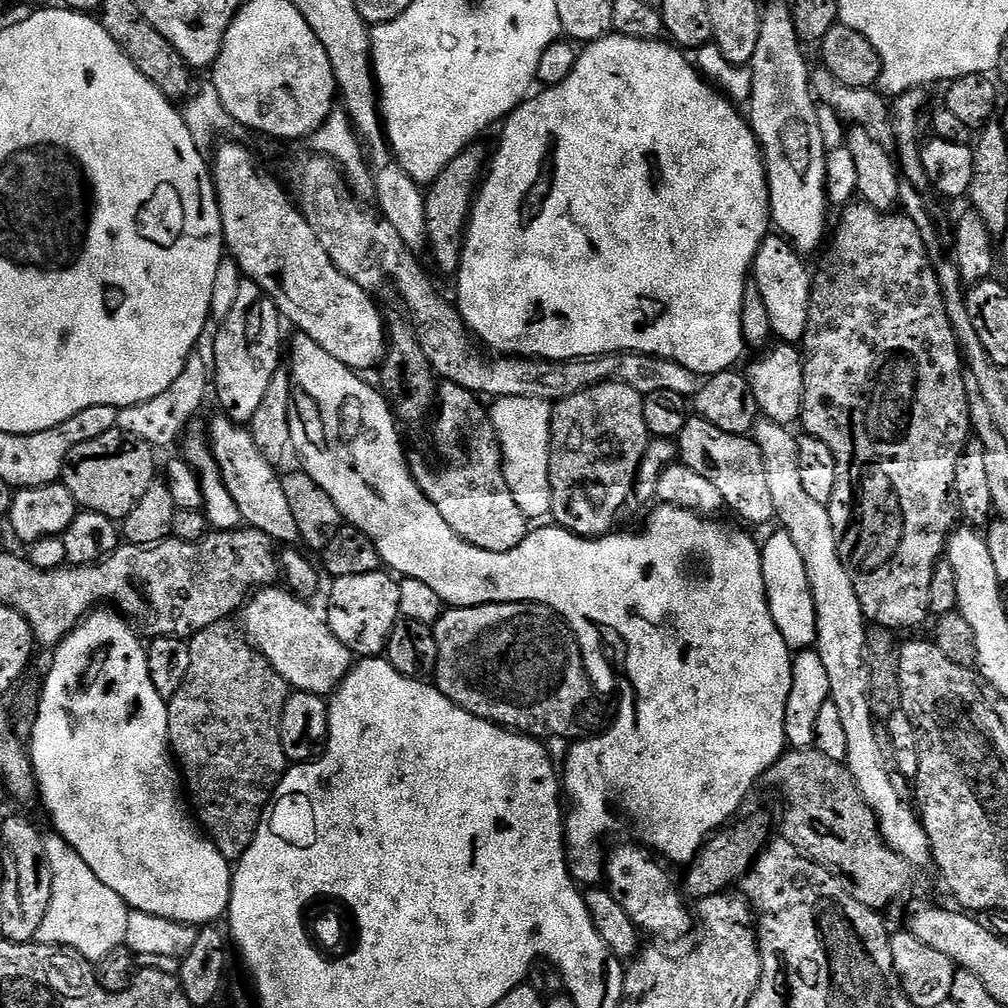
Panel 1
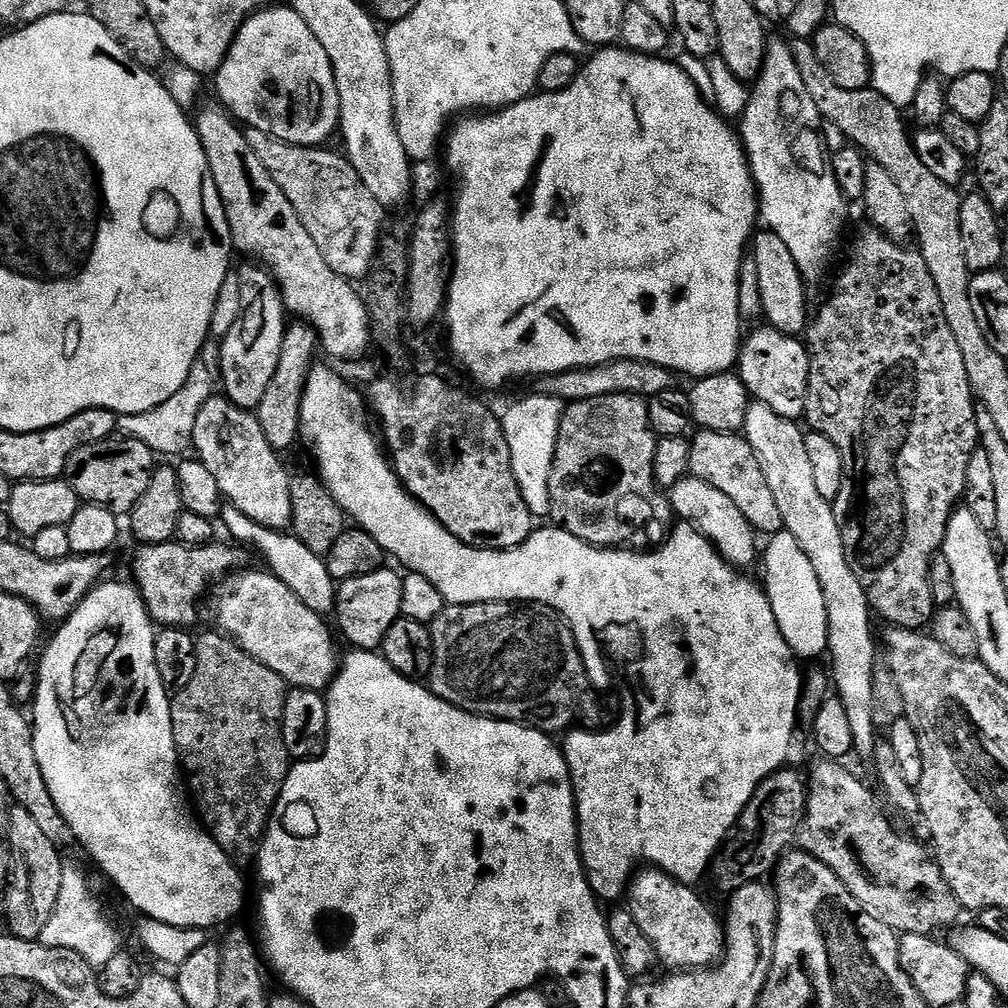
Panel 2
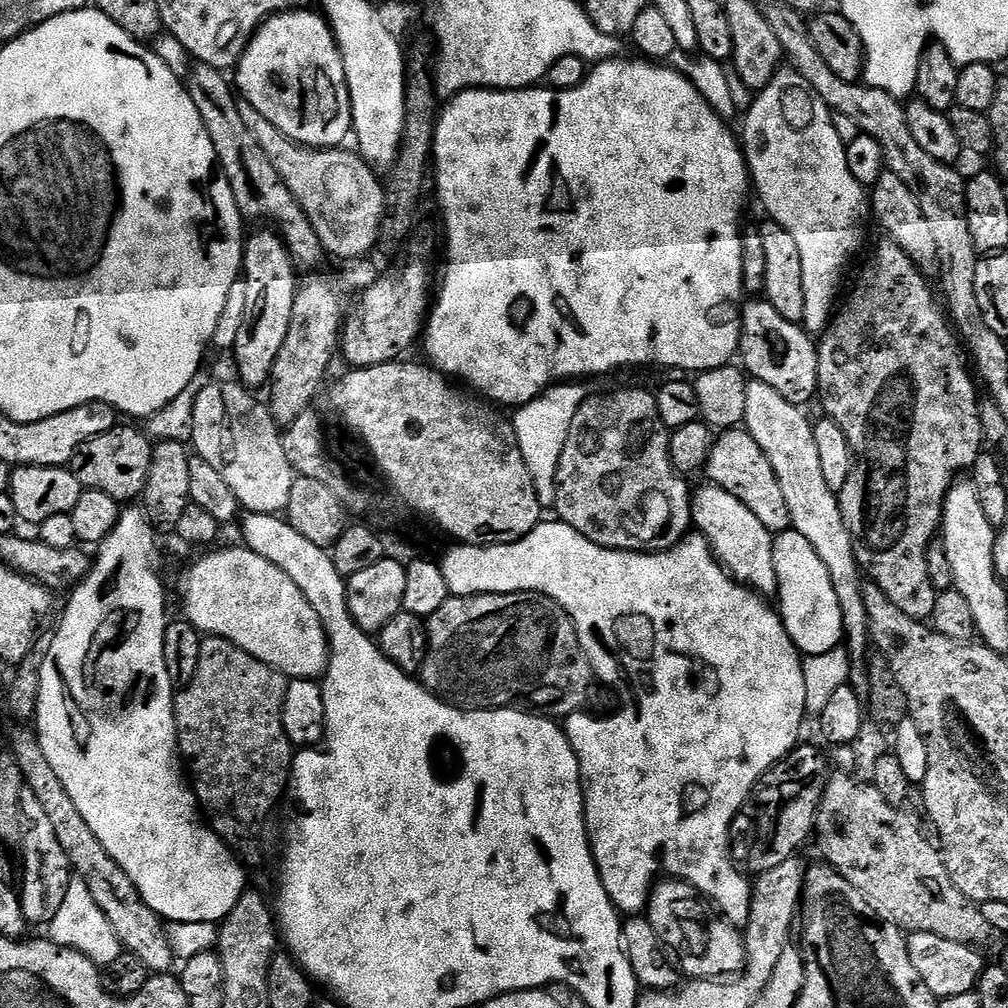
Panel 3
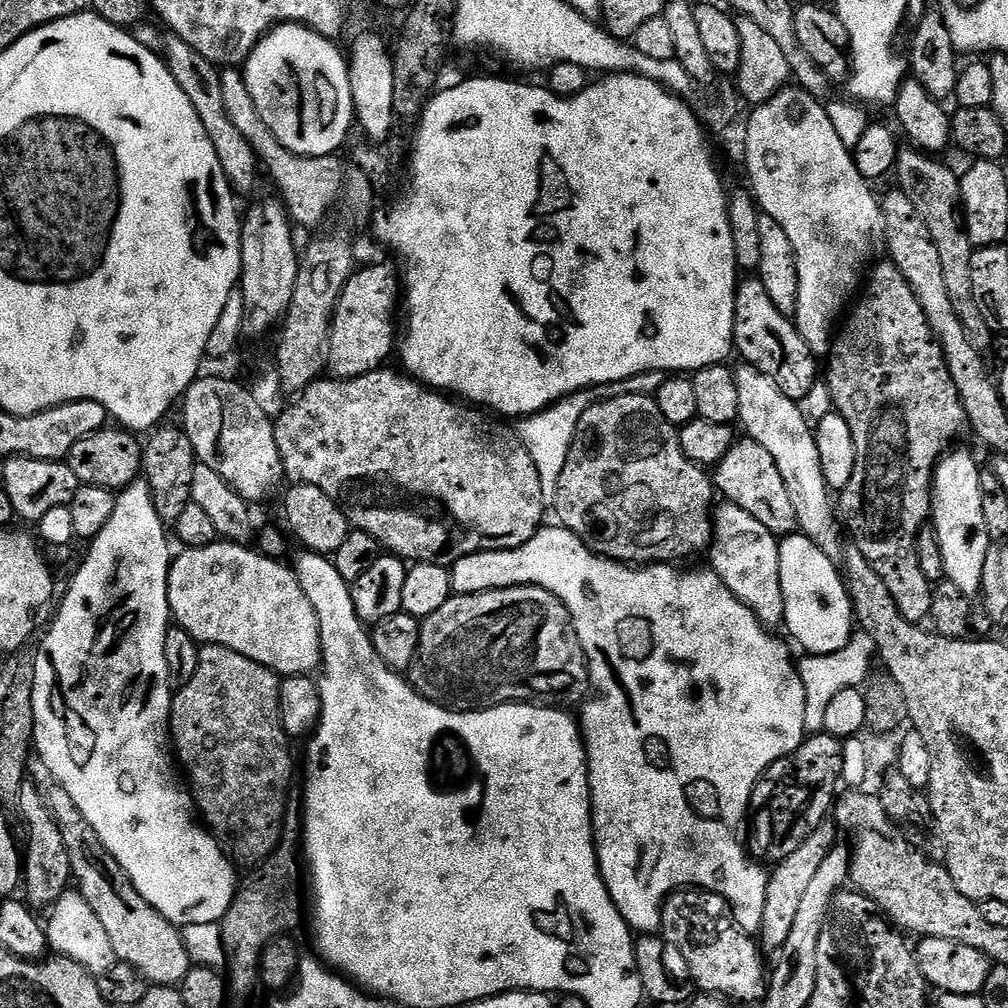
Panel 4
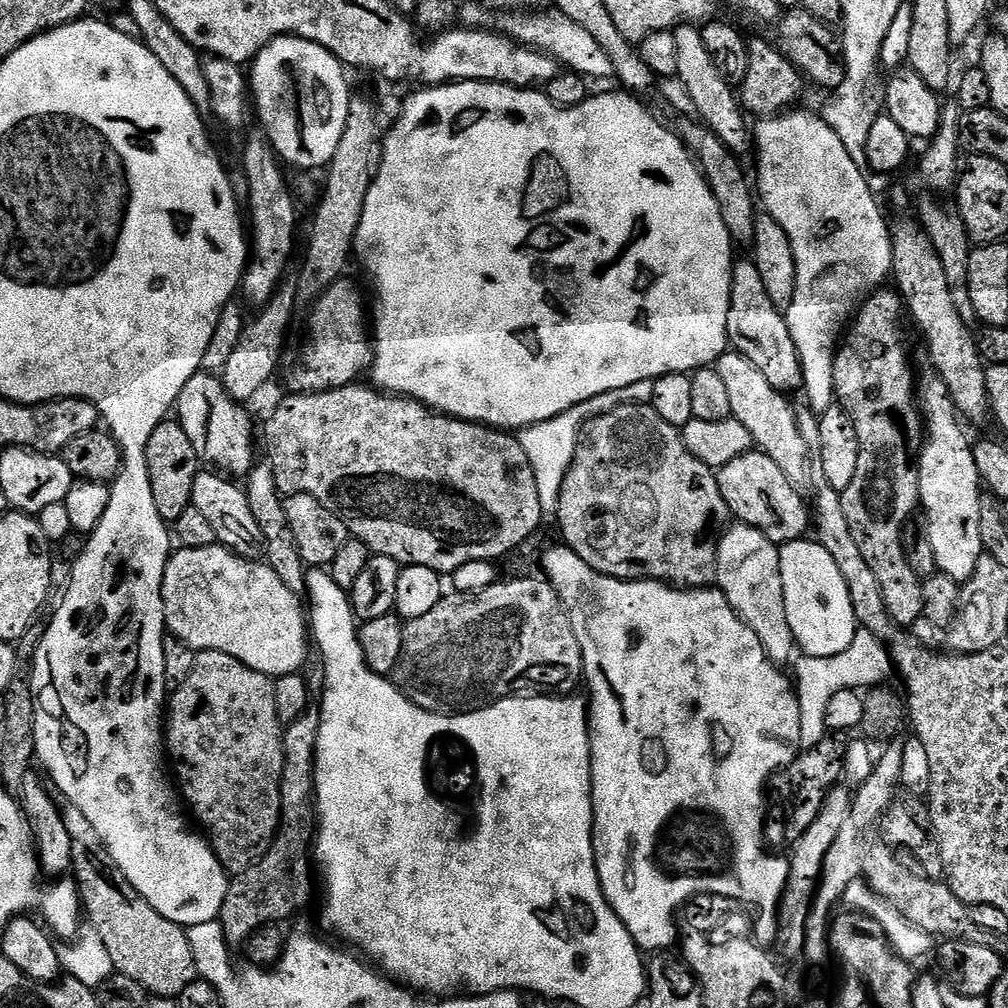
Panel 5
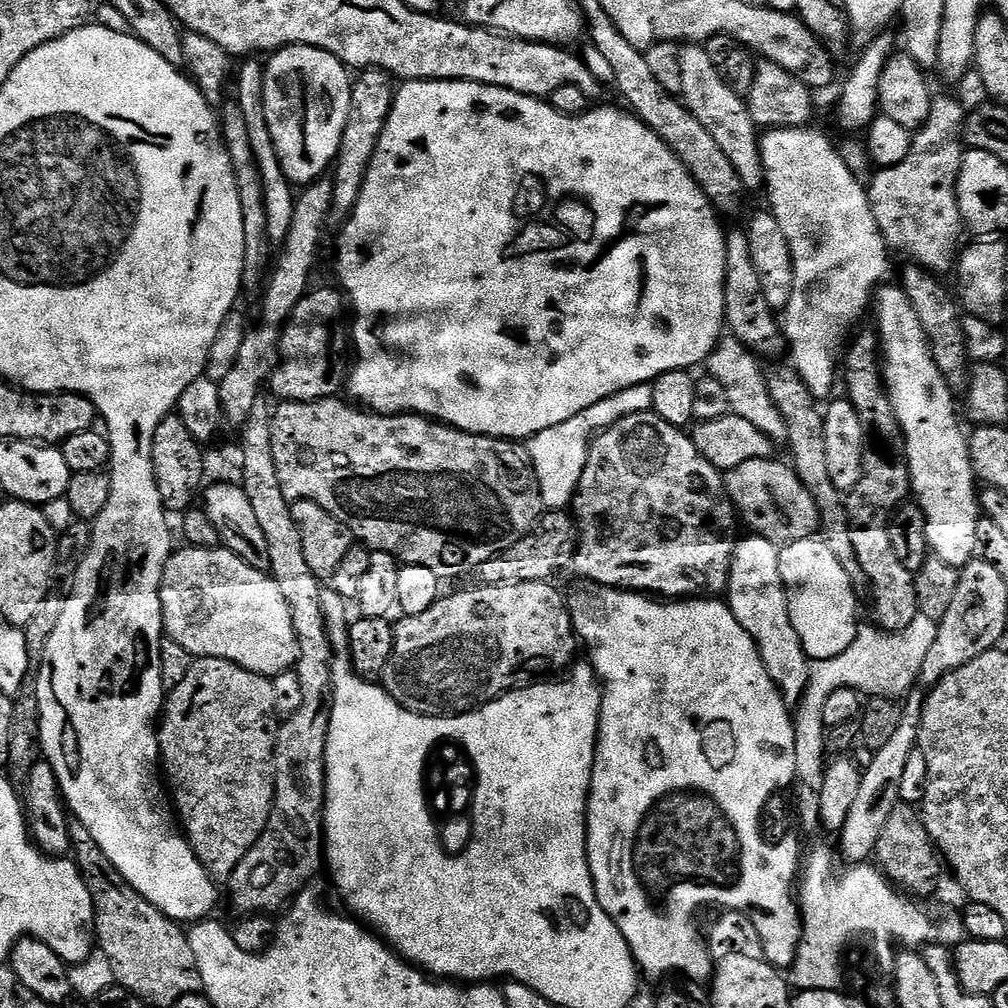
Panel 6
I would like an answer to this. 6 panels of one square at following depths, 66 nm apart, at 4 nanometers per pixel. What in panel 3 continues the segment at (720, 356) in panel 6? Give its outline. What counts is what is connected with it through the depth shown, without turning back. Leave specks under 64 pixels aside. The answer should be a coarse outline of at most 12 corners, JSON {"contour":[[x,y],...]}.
{"contour":[[749,379],[746,431],[842,606],[848,655],[870,652],[856,561],[813,421]]}

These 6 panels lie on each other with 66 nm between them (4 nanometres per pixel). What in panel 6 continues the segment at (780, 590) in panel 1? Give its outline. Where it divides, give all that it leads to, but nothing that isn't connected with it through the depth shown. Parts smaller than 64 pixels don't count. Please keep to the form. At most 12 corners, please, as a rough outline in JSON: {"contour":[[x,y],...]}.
{"contour":[[818,538],[780,548],[809,661],[856,637],[857,589]]}

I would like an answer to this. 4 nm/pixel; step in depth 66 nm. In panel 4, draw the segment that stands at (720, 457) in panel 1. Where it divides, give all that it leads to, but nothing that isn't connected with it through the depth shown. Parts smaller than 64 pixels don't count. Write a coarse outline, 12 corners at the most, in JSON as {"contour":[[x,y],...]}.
{"contour":[[737,439],[714,488],[778,538],[798,525],[766,446]]}

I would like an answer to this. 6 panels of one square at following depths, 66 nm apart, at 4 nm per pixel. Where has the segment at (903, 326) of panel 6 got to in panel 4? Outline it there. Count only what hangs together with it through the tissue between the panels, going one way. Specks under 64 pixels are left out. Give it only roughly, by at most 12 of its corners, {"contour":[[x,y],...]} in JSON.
{"contour":[[952,450],[932,475],[947,583],[980,591],[988,537],[981,465]]}

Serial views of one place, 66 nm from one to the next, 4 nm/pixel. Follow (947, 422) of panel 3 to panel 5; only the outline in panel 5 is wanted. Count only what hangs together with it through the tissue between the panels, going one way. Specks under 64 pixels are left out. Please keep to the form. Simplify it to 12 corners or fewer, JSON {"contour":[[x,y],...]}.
{"contour":[[877,290],[834,358],[858,470],[840,493],[890,618],[924,615],[918,380]]}

